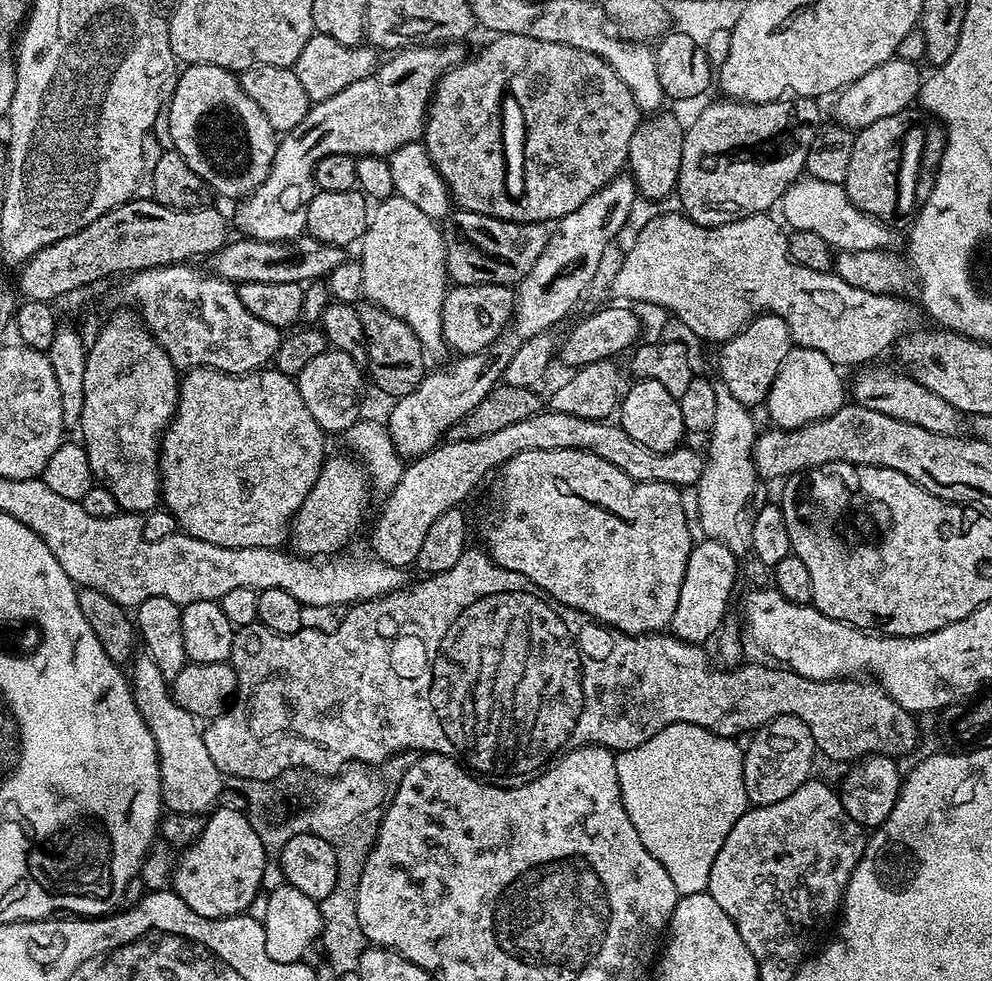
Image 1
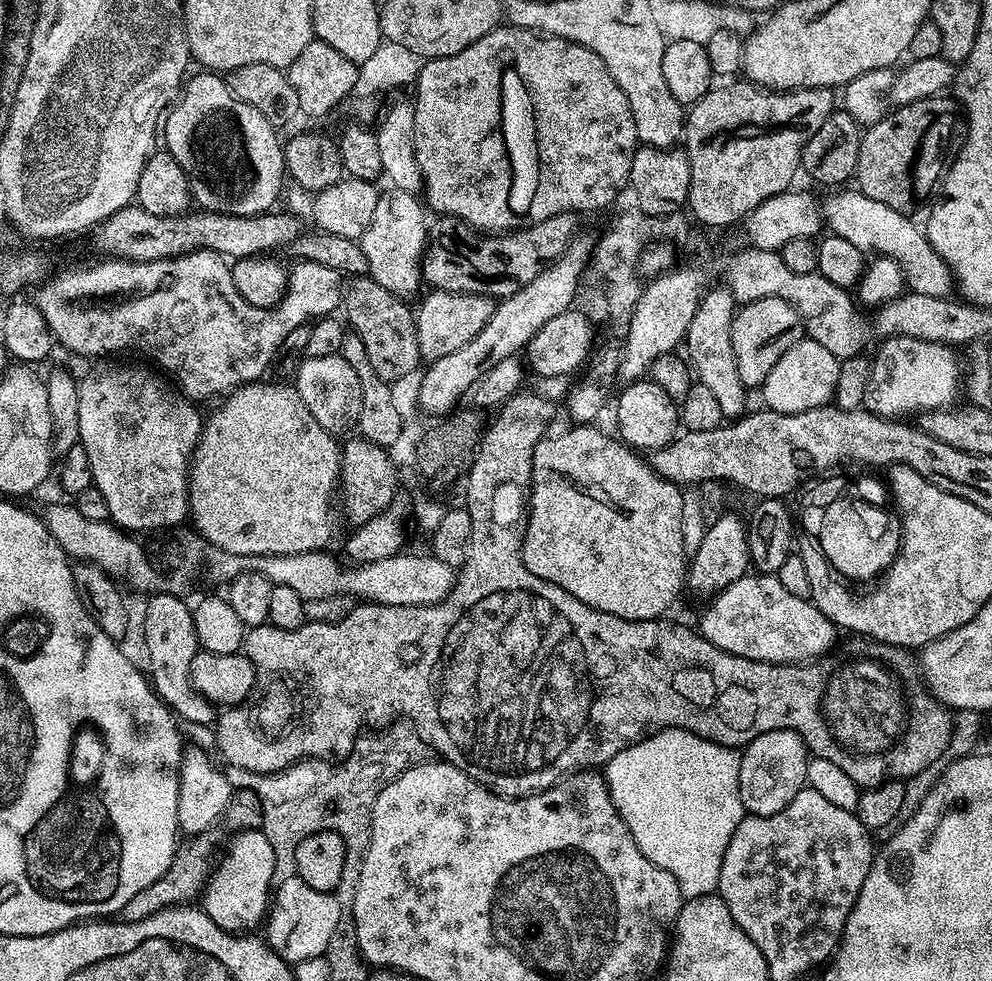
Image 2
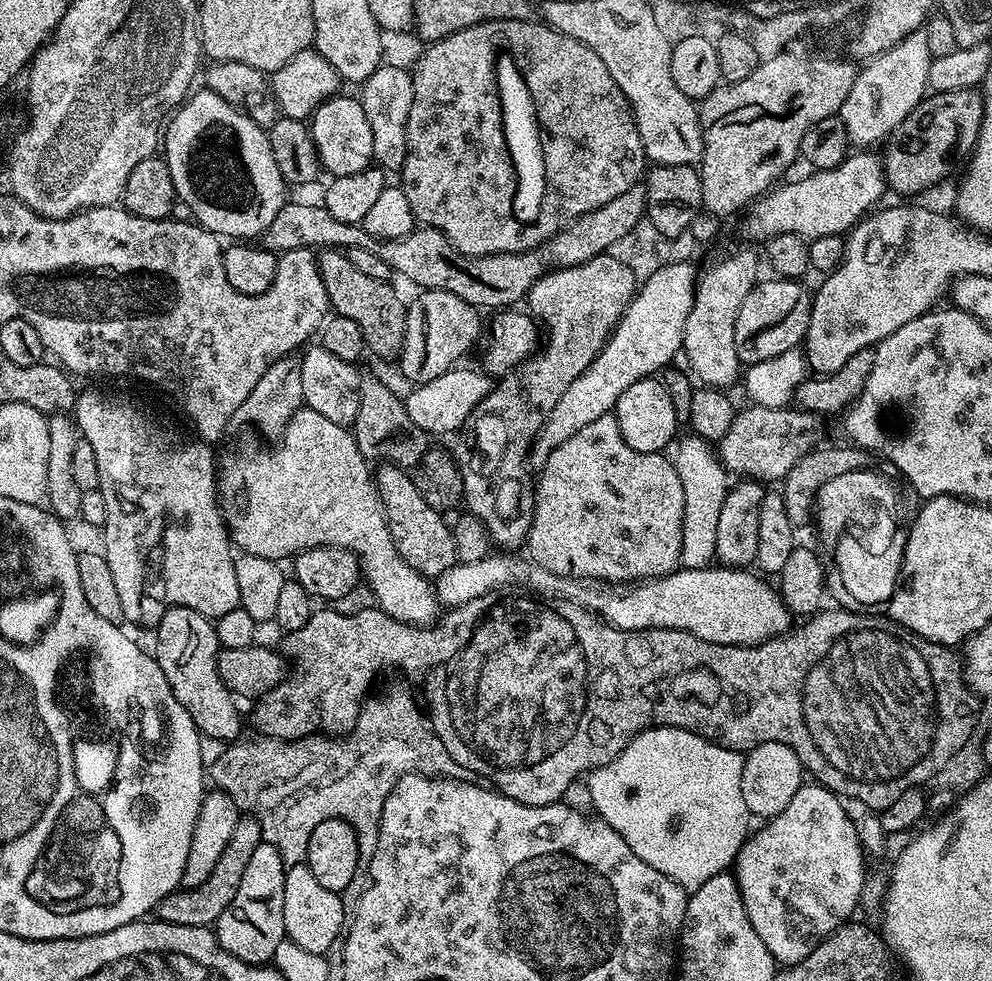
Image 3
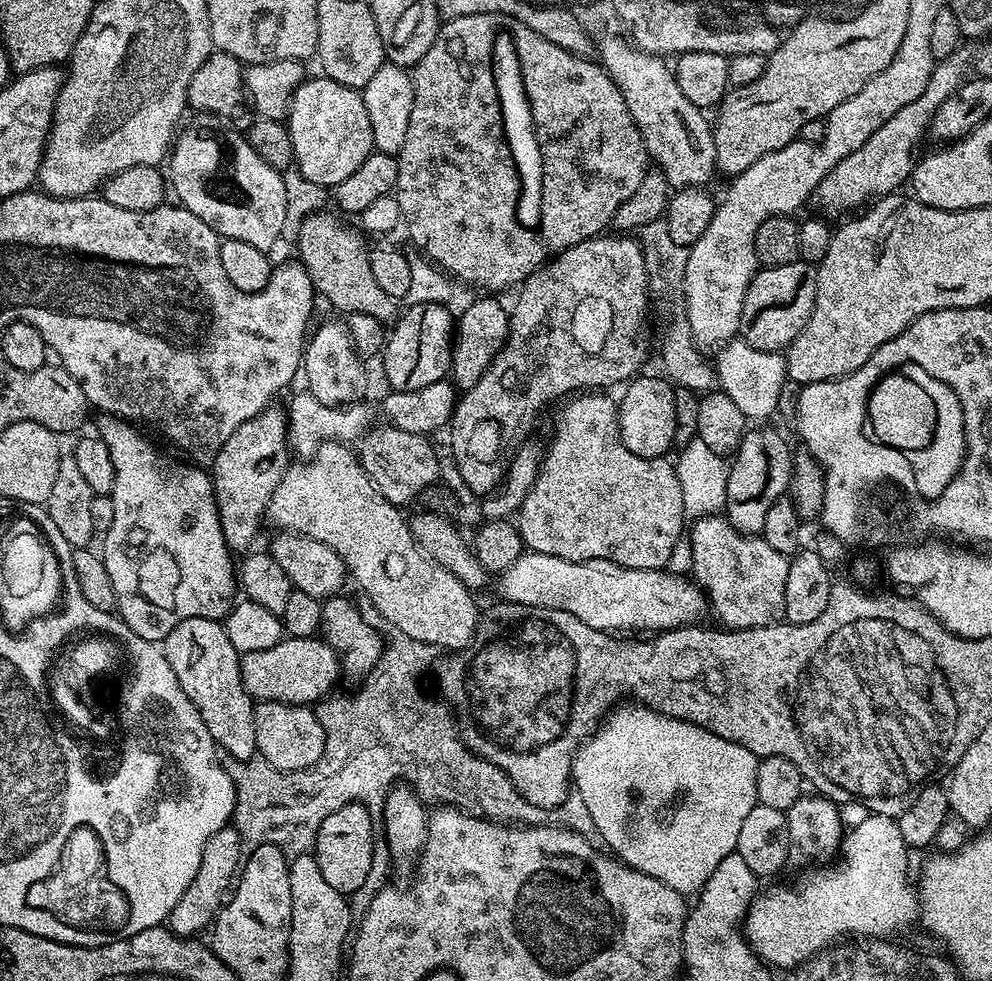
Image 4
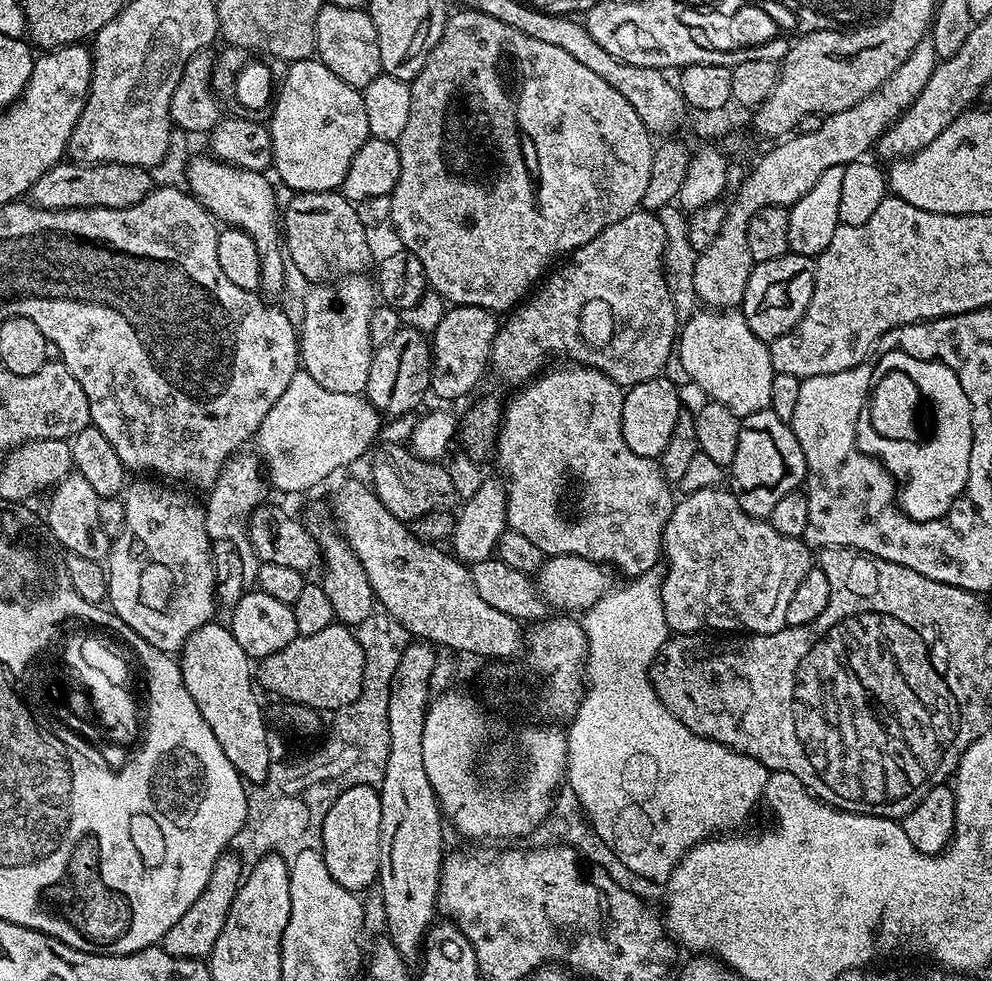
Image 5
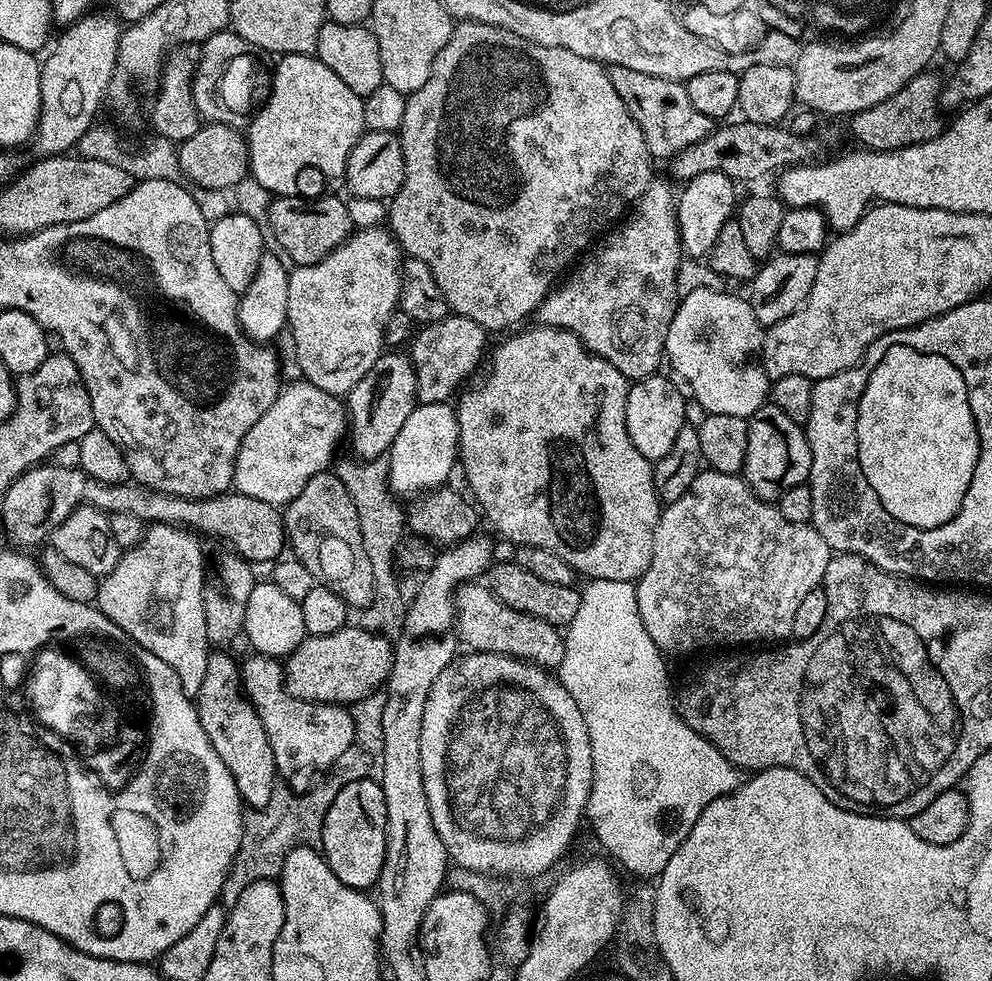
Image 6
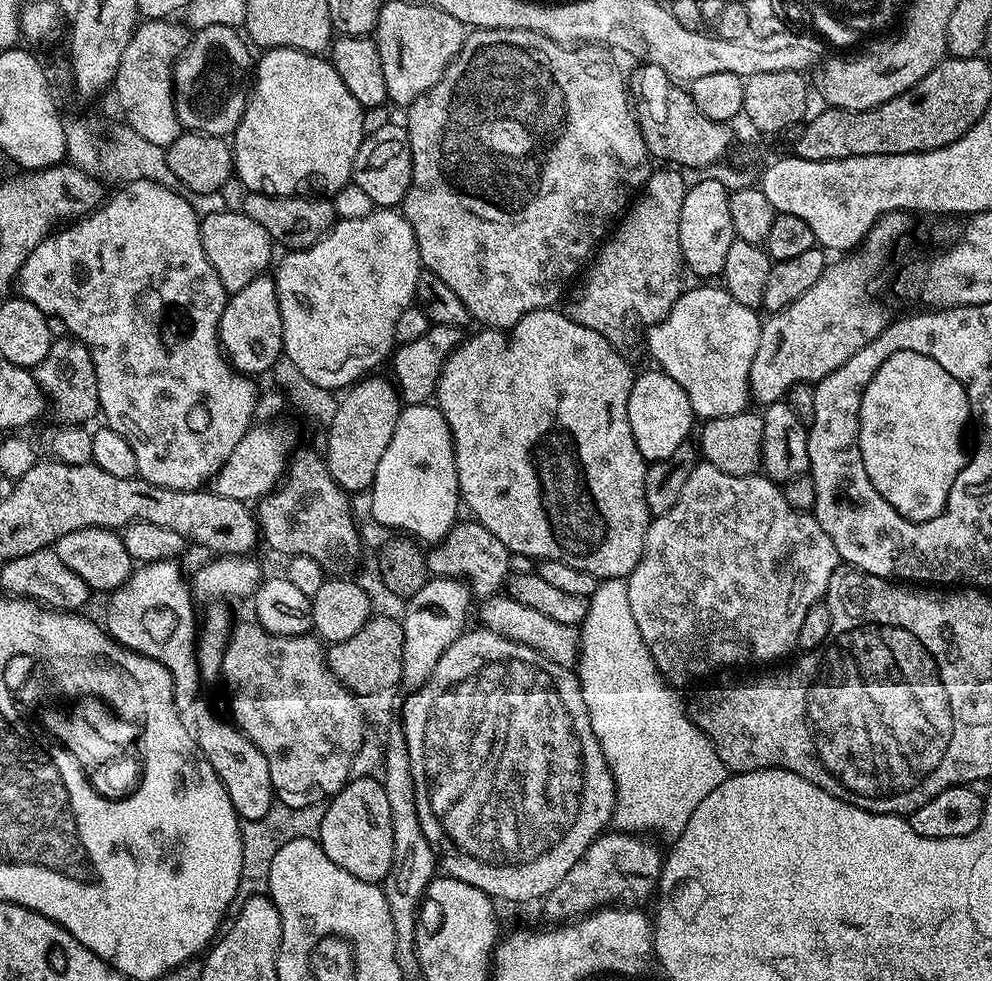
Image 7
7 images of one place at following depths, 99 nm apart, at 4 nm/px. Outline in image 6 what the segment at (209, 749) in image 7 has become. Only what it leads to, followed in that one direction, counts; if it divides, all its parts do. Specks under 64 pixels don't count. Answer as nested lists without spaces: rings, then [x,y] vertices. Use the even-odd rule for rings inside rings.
[[[216,650],[209,655],[202,688],[194,697],[196,713],[202,722],[202,730],[206,730],[210,746],[214,746],[218,758],[226,762],[226,770],[230,770],[234,786],[238,786],[241,801],[249,809],[262,808],[278,785],[274,750],[270,750],[270,738],[266,738],[266,730],[254,706],[244,694],[238,660],[224,652],[227,651]]]

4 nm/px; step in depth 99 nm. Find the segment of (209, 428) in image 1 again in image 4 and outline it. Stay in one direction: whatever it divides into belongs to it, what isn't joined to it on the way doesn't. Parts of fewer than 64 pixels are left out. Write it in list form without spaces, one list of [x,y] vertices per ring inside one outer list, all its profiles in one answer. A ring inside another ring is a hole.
[[[325,440],[315,452],[311,453],[310,458],[303,462],[293,463],[288,471],[284,473],[282,482],[274,490],[272,500],[268,504],[268,511],[266,513],[267,519],[273,520],[277,525],[277,529],[285,532],[297,532],[299,536],[309,536],[318,542],[326,542],[326,546],[330,546],[330,550],[334,550],[334,554],[338,554],[338,558],[342,558],[347,575],[356,579],[356,584],[362,591],[368,595],[370,603],[376,607],[376,612],[382,619],[388,623],[393,629],[401,631],[403,634],[408,634],[410,638],[417,639],[418,642],[430,644],[437,650],[463,650],[473,643],[476,635],[476,626],[478,623],[478,612],[476,616],[476,600],[473,593],[462,582],[458,582],[458,578],[454,578],[454,574],[450,574],[450,570],[446,570],[442,566],[438,566],[438,562],[434,562],[427,556],[424,551],[416,545],[416,539],[412,537],[412,530],[409,521],[404,520],[404,516],[399,507],[390,503],[385,496],[379,492],[374,486],[374,482],[366,474],[366,470],[360,464],[360,457],[355,451],[352,452],[347,443],[338,440]]]

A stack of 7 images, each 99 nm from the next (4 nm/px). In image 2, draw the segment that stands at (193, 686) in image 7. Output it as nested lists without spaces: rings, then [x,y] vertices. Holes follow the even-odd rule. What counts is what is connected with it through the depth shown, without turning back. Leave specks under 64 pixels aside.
[[[108,362],[97,363],[100,364],[97,368],[85,374],[84,380],[79,381],[78,390],[79,447],[84,448],[86,458],[90,458],[93,485],[102,490],[106,506],[110,506],[111,523],[125,532],[141,534],[176,528],[190,516],[188,469],[192,453],[196,451],[196,443],[200,441],[202,415],[196,409],[199,407],[151,367],[135,368],[132,364],[104,363]]]

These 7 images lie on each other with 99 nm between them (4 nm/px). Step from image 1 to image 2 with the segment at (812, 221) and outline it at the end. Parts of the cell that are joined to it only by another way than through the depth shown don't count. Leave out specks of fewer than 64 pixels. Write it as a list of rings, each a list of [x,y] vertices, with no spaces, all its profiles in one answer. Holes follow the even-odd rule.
[[[846,190],[837,191],[837,196],[830,197],[822,206],[822,220],[831,235],[846,238],[846,242],[858,246],[861,254],[876,252],[872,254],[899,262],[906,277],[907,287],[911,291],[940,298],[952,294],[954,281],[948,264],[932,250],[925,229],[921,225],[919,228],[912,221],[911,215],[890,210],[890,206],[874,202],[874,198],[866,198],[866,194],[862,194],[859,190],[842,191]]]

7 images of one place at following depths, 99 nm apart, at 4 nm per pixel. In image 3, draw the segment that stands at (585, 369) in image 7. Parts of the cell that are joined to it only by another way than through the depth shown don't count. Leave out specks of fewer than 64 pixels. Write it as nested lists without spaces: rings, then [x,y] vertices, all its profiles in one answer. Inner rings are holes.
[[[609,414],[598,418],[598,422],[590,422],[586,426],[582,426],[582,430],[578,430],[578,434],[566,438],[566,442],[562,442],[562,446],[558,446],[554,450],[554,454],[550,454],[546,466],[539,469],[538,503],[536,513],[532,515],[532,528],[526,537],[526,548],[532,551],[531,559],[534,561],[535,567],[545,568],[547,572],[553,572],[559,576],[570,576],[573,580],[591,580],[624,586],[629,582],[654,580],[658,576],[665,576],[677,571],[681,567],[682,538],[683,490],[673,461],[667,455],[658,452],[639,452],[626,446],[626,442],[622,438],[622,430],[618,430],[615,415]]]

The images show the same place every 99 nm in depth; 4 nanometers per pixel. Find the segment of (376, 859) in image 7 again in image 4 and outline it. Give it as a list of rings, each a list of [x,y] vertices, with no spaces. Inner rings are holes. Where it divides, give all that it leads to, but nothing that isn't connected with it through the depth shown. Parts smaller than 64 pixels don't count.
[[[347,804],[330,818],[326,818],[317,832],[314,855],[318,862],[318,870],[322,870],[322,878],[334,886],[334,890],[351,894],[364,888],[363,884],[369,882],[373,875],[371,860],[374,858],[374,842],[377,833],[372,832],[374,817],[368,813],[368,807],[364,804]]]

